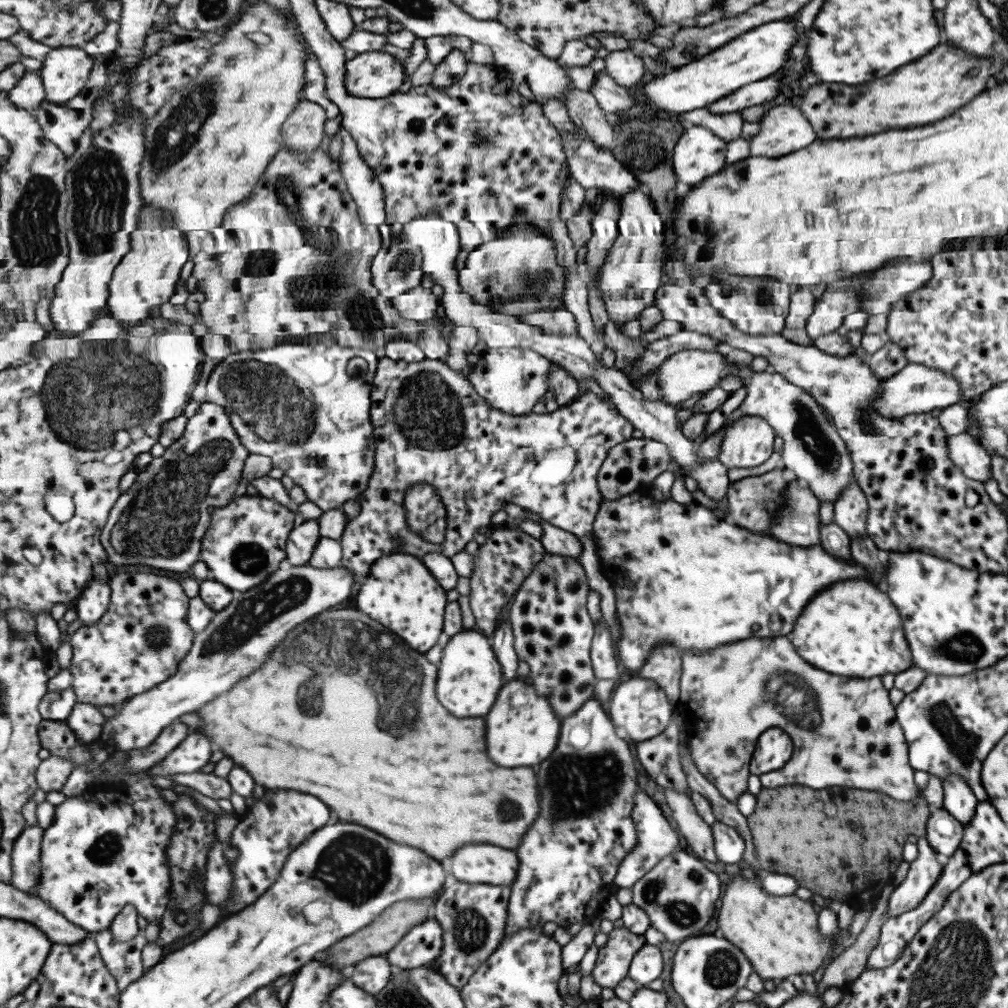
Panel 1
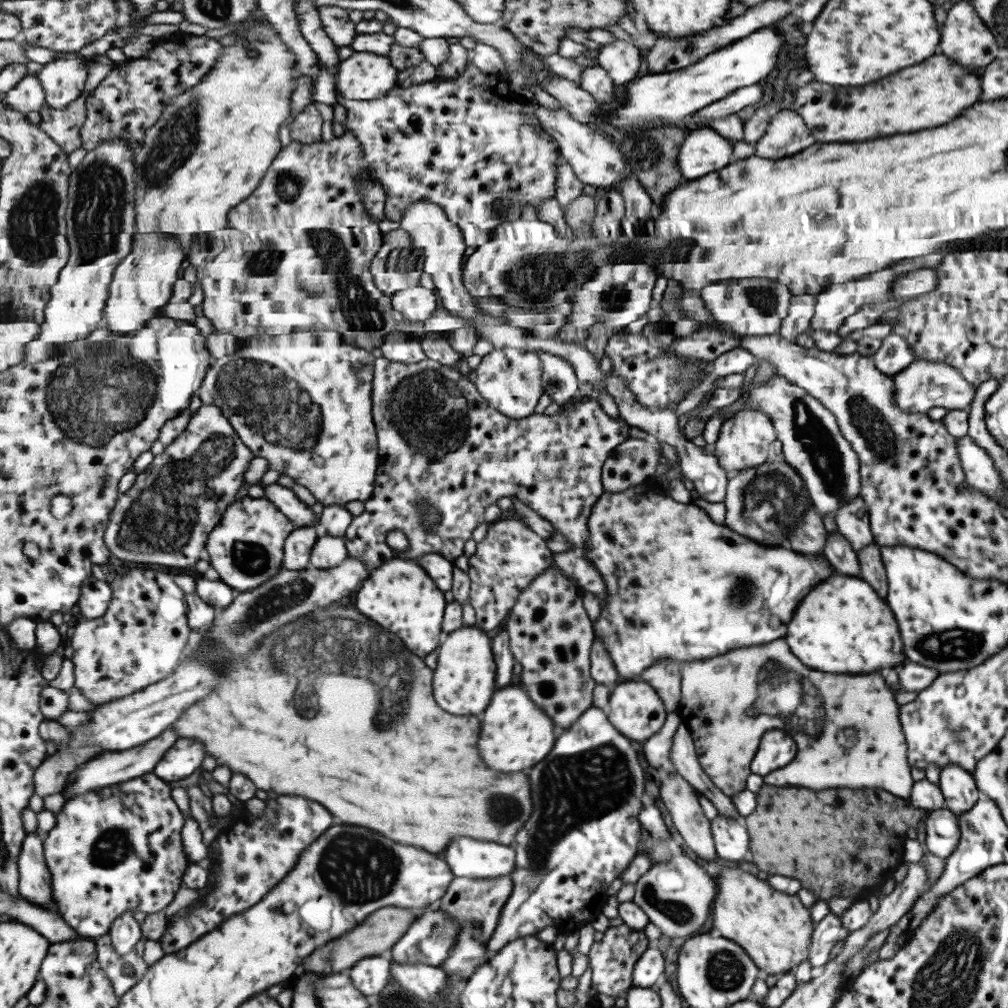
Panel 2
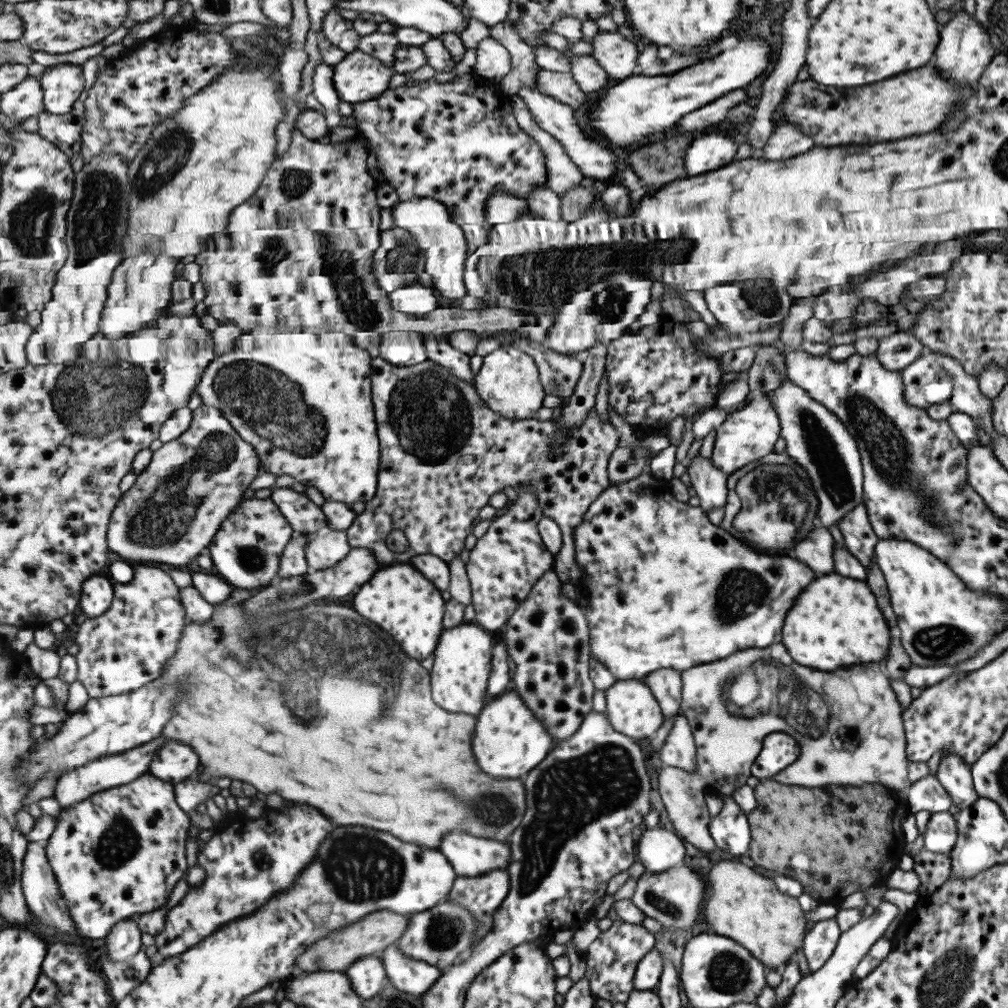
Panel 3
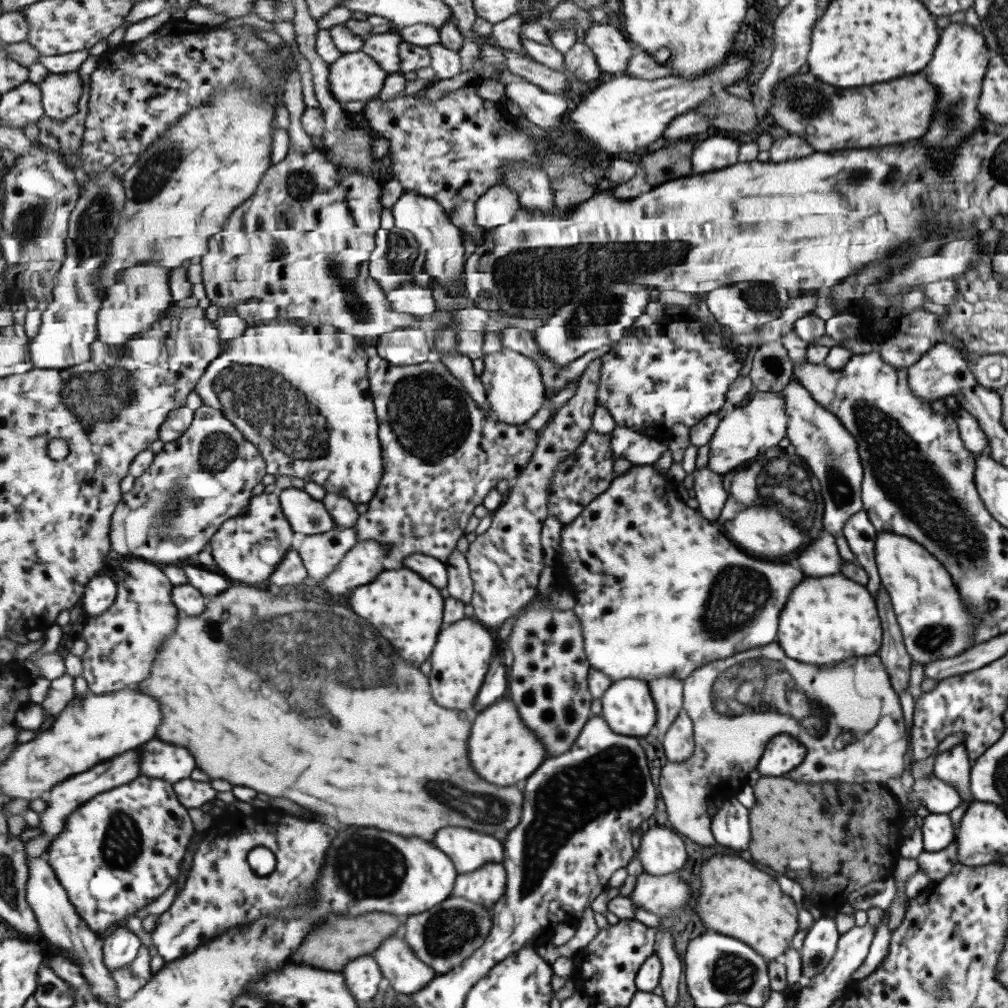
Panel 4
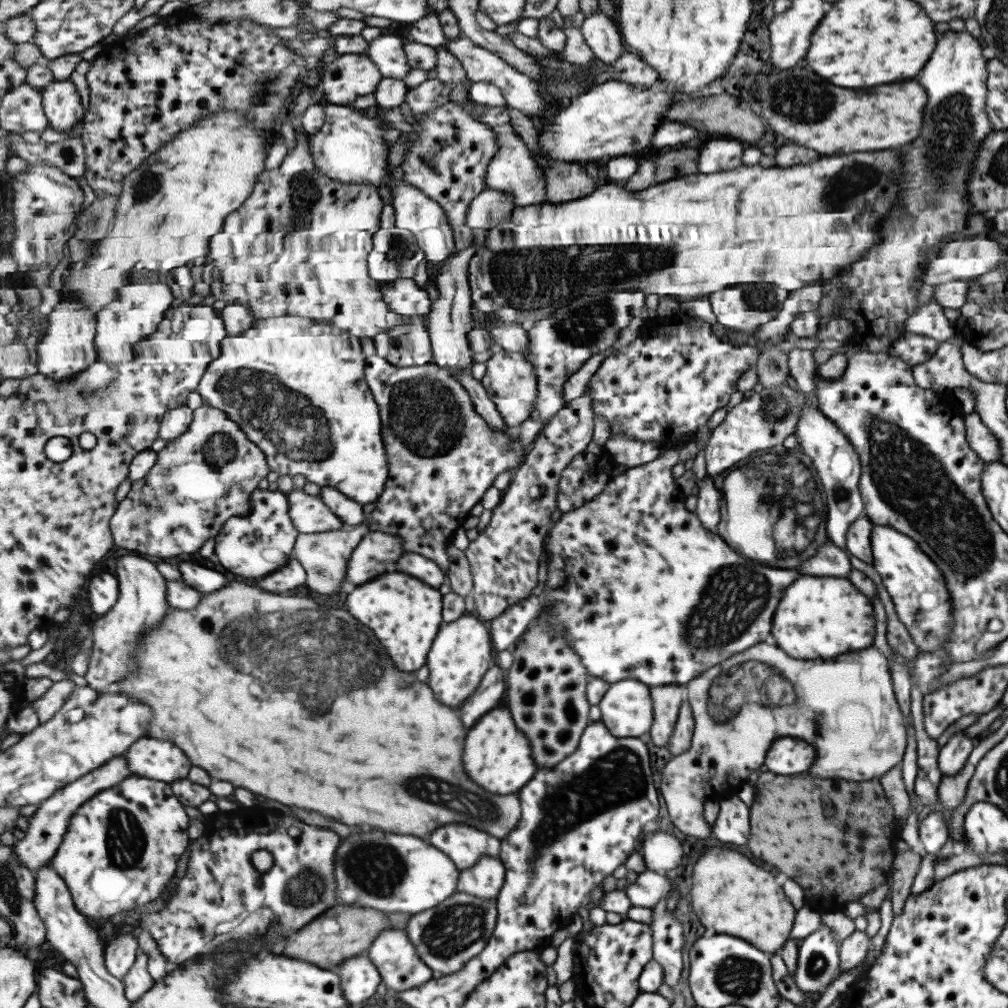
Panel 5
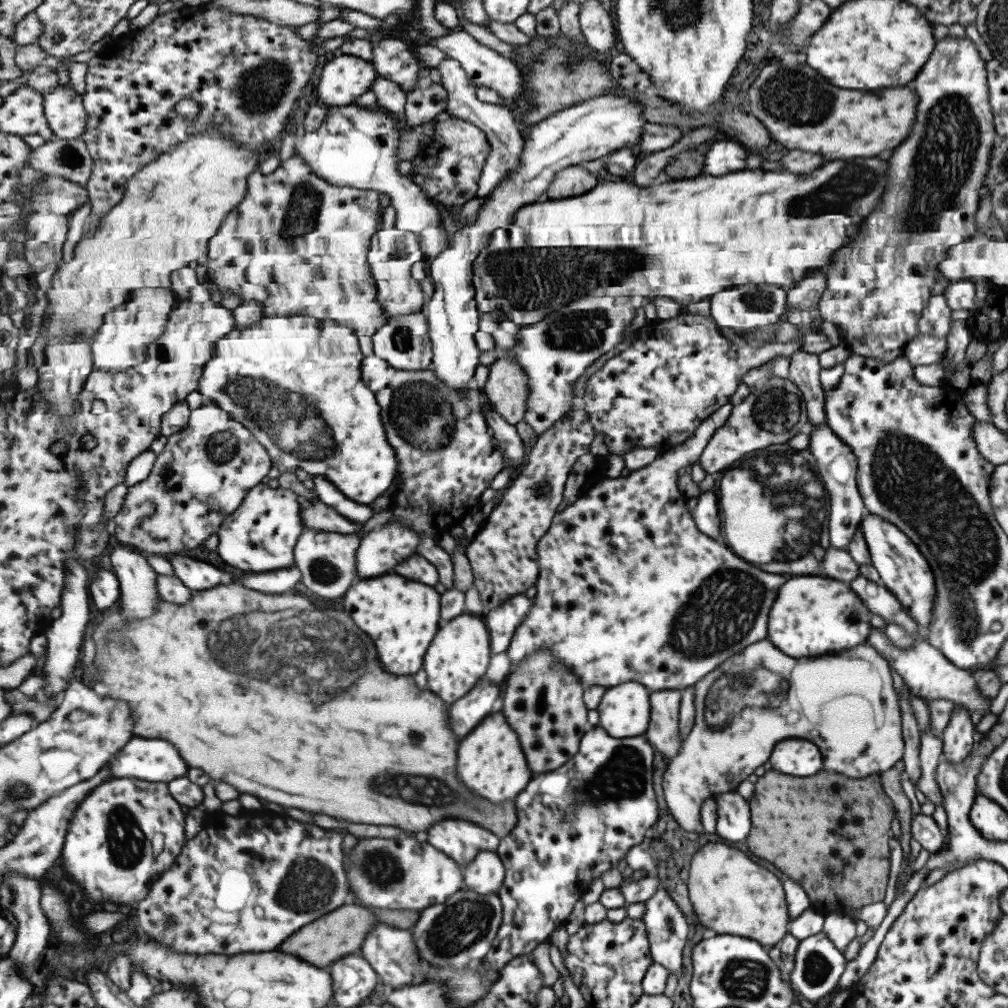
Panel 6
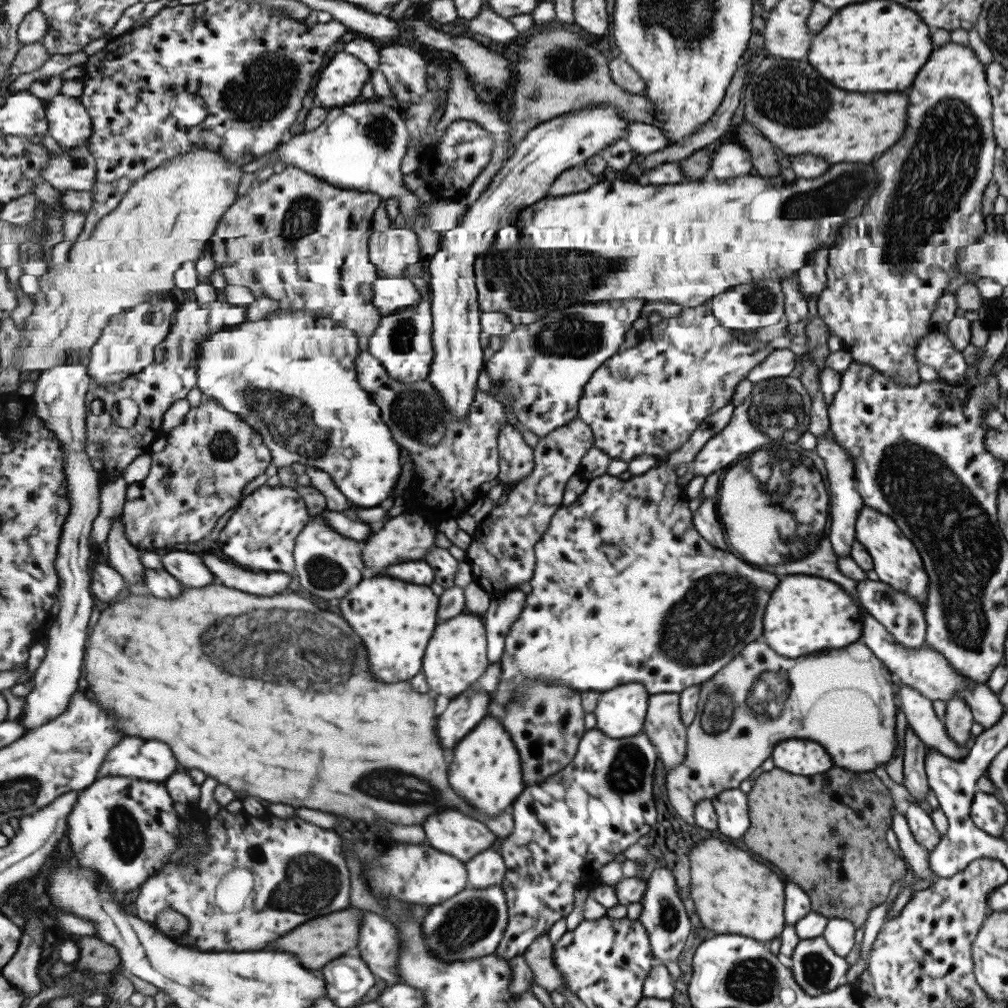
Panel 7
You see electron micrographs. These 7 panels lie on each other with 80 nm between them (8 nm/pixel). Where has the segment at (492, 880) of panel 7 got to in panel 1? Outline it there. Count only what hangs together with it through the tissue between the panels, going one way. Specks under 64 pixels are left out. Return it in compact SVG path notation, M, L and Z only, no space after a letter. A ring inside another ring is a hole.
M453 880L436 901L435 917L444 930L444 945L437 961L429 964L452 986L462 990L482 964L499 948L506 934L510 916L512 886L473 884Z

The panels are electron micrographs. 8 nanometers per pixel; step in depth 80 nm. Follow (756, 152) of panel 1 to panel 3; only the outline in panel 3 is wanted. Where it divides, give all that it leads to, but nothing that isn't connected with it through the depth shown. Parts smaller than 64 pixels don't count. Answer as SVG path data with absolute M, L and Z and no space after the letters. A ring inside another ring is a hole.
M780 118L761 150L763 159L775 161L794 158L810 150L811 146L813 146L813 140L809 136L803 134L799 127Z

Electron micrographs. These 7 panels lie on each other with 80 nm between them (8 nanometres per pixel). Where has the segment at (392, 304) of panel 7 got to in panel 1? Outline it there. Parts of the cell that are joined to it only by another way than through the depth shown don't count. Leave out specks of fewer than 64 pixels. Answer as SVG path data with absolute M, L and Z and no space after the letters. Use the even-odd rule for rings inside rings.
M419 286L392 300L403 318L421 324L428 324L442 315L441 300L431 289Z

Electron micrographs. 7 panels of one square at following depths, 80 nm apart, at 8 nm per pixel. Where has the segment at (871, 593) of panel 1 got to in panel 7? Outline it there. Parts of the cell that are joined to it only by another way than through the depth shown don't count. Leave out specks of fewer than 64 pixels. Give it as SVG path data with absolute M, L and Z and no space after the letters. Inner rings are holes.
M791 574L773 590L763 614L763 638L771 650L785 658L797 658L827 648L843 649L859 641L862 614L857 603L835 582Z

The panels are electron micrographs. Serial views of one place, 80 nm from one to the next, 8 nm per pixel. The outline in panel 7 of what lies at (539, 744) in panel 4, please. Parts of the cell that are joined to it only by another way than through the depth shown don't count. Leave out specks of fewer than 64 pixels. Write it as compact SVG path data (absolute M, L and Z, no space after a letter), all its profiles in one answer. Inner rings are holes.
M487 715L455 748L455 762L451 764L451 784L455 786L455 790L459 790L459 794L463 794L463 798L467 798L467 802L471 802L474 807L488 815L497 816L511 809L527 787L523 776L522 756L519 754L514 738L504 723L491 715Z

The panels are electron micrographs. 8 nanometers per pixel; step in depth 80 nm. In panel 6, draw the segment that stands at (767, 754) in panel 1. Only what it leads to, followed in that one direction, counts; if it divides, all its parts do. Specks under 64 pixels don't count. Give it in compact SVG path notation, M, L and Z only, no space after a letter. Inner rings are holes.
M797 738L776 742L768 756L771 770L789 776L811 776L822 770L822 754L805 740Z

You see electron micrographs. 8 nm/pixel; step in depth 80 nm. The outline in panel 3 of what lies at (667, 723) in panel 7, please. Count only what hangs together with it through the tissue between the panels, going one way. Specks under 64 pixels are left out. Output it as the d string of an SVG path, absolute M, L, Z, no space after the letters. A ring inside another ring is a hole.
M674 668L656 670L643 679L658 698L665 720L677 716L681 709L681 672Z

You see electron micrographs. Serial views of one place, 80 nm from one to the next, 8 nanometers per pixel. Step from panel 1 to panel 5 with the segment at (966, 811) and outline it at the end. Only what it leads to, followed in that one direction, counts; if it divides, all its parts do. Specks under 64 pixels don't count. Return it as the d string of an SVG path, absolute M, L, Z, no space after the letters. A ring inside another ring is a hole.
M961 731L953 733L938 750L937 768L942 772L942 777L957 776L973 750L973 742Z

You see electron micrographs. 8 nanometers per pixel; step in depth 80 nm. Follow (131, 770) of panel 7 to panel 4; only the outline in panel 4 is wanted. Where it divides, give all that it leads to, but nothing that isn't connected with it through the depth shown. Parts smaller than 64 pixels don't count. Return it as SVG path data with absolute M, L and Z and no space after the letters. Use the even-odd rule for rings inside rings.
M151 740L141 746L141 766L143 774L173 785L183 778L189 778L197 768L195 756L187 748L163 740Z

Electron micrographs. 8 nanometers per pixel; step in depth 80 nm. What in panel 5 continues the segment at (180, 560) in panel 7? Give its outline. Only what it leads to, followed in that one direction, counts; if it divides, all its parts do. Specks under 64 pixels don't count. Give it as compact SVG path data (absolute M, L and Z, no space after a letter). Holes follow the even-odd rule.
M183 561L178 565L178 568L183 576L182 579L201 593L211 594L227 586L229 574L219 572L219 570L211 570L211 566L203 567L193 562Z

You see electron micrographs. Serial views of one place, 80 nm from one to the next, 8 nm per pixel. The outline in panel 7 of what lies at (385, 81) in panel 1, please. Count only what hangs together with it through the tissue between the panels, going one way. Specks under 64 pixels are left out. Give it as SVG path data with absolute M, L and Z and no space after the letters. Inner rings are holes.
M337 53L320 72L314 89L316 104L330 110L360 101L361 90L371 80L371 71L357 56Z

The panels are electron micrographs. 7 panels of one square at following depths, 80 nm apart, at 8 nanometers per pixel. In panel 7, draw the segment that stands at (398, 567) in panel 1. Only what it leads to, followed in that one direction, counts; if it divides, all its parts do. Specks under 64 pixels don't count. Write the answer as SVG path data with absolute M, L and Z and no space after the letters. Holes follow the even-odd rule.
M369 578L357 584L342 599L341 612L351 626L363 634L369 648L371 670L383 682L403 682L417 676L423 656L437 628L439 596L429 586L403 582L397 578Z

